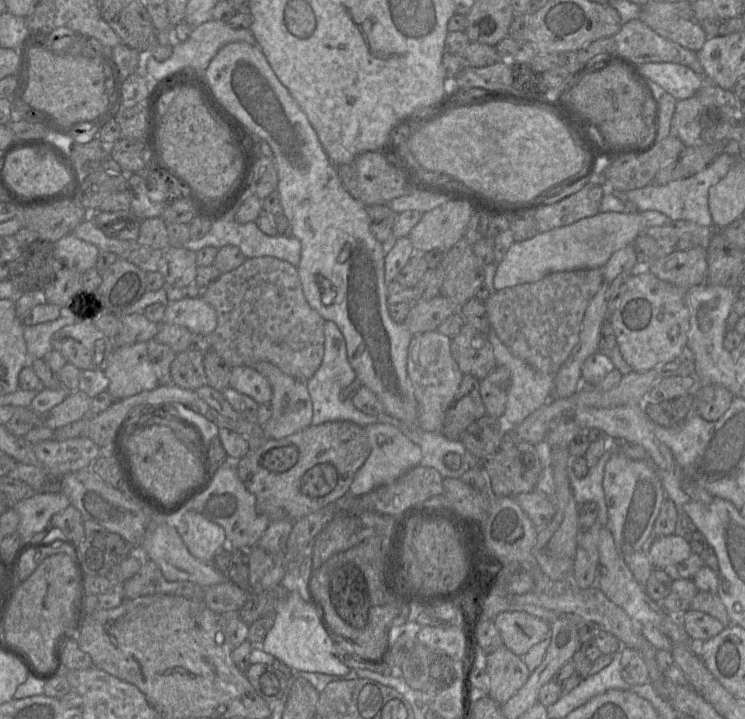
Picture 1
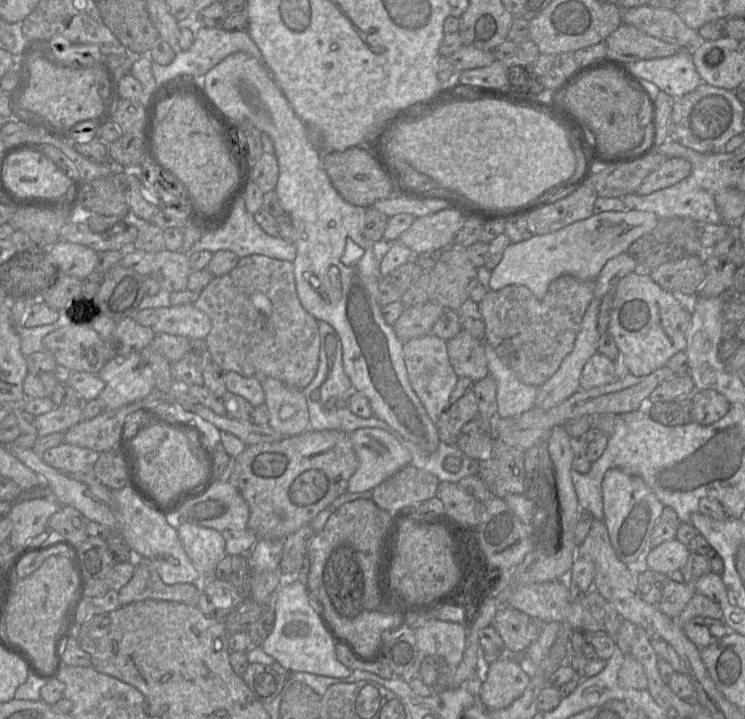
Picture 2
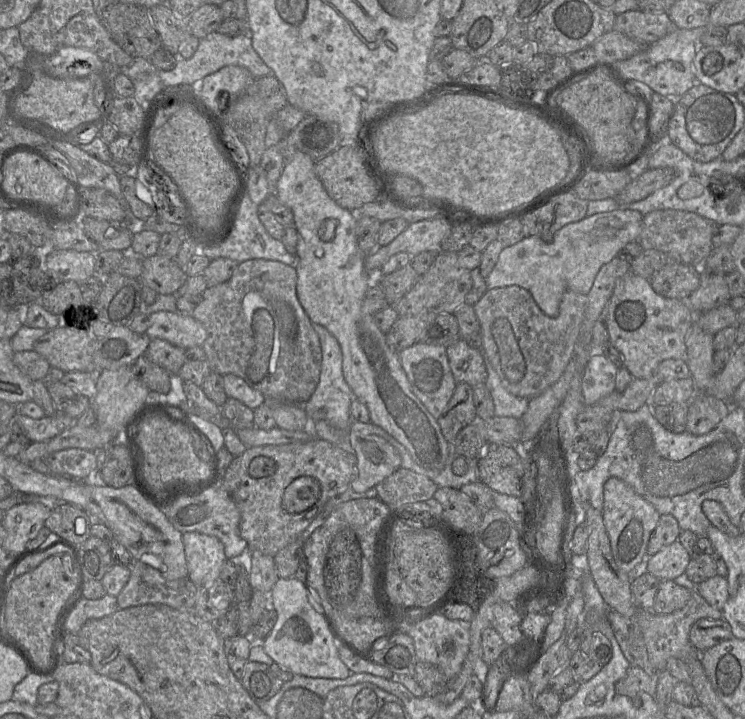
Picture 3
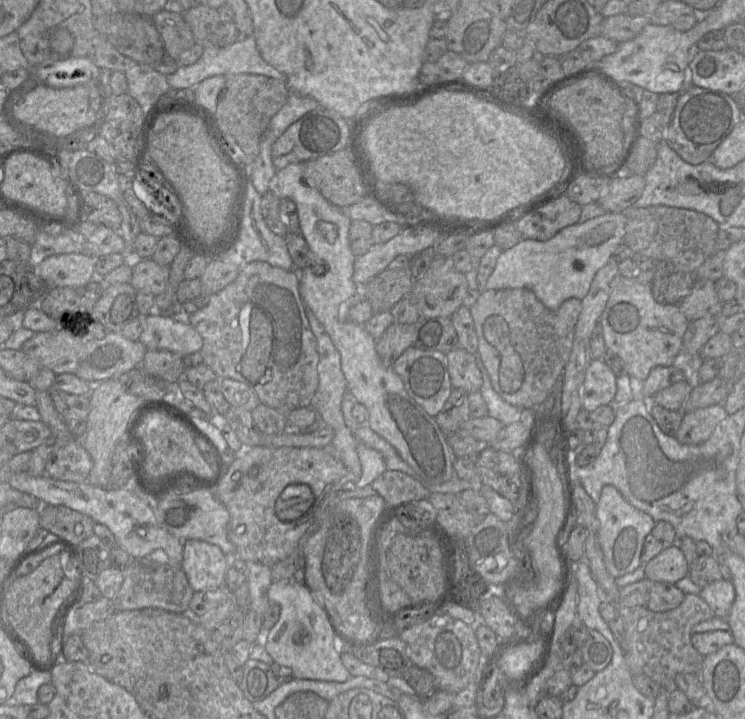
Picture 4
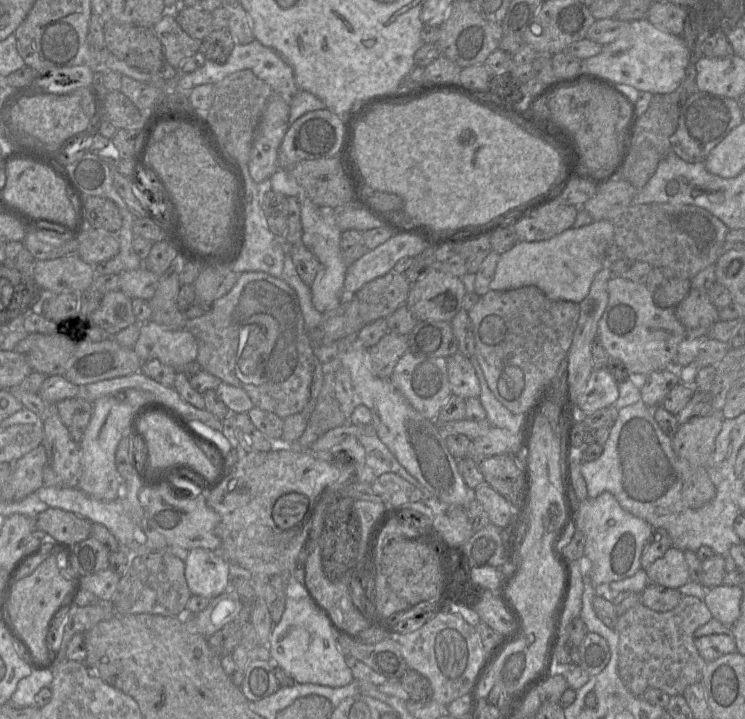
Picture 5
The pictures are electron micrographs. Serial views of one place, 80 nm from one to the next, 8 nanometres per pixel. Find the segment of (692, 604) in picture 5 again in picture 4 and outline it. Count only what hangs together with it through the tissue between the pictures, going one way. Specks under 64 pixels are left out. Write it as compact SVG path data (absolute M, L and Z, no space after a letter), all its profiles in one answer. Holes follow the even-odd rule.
M686 594L675 609L653 612L647 607L633 607L622 610L624 639L619 643L632 675L650 677L662 688L675 689L675 677L679 673L700 674L703 657L691 642L692 628L711 619L714 614L708 604L697 594Z

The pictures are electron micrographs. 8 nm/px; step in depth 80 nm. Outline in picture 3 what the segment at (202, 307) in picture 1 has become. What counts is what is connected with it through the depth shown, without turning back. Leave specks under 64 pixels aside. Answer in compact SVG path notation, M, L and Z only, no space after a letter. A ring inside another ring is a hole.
M158 311L150 314L145 332L150 339L163 339L184 350L202 346L207 338L206 330L191 314Z

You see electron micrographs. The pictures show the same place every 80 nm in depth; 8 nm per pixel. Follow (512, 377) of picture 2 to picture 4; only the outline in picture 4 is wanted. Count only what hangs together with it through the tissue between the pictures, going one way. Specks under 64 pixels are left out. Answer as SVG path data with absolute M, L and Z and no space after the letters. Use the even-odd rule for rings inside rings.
M479 352L473 356L475 357L476 364L482 374L483 385L480 389L480 393L487 404L488 416L497 419L504 426L519 421L523 409L509 404L495 392Z

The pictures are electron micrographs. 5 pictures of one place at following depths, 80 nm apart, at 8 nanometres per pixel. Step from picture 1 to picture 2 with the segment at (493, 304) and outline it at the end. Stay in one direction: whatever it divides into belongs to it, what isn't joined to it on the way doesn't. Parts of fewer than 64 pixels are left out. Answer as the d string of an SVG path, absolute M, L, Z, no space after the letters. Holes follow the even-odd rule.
M562 275L551 282L542 299L538 299L523 285L509 285L486 293L478 303L485 322L485 340L500 360L526 385L541 387L560 367L574 348L578 331L589 304L594 299L595 281L580 281L571 275Z

